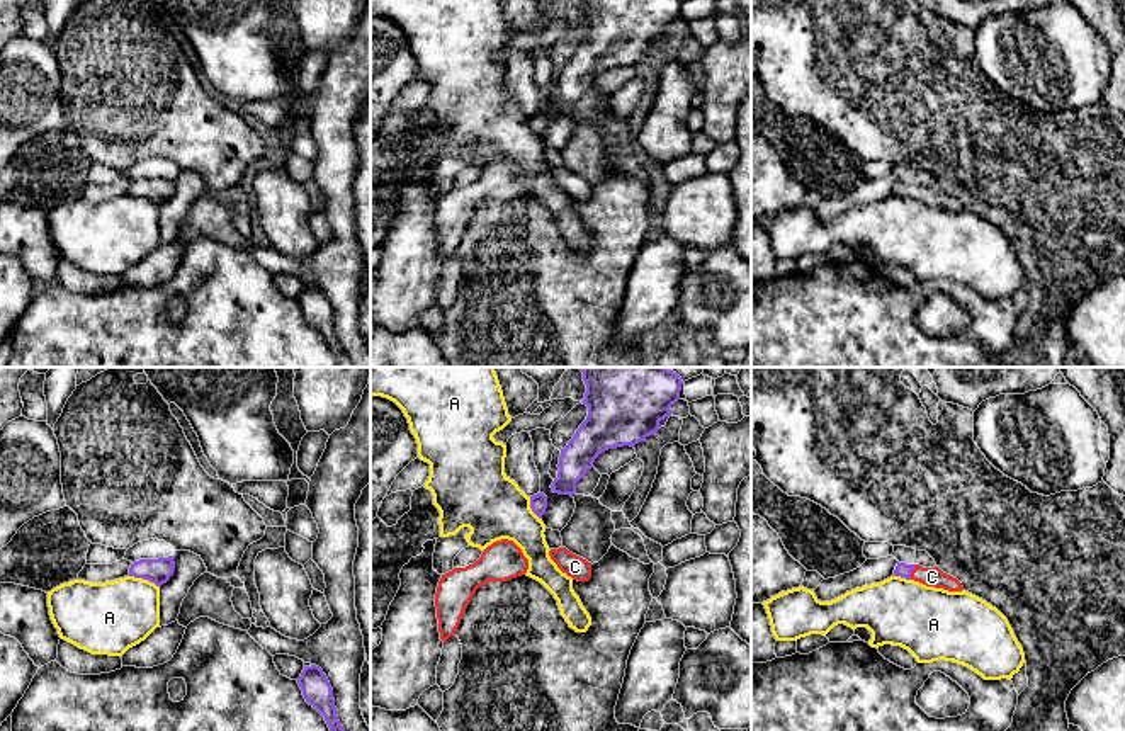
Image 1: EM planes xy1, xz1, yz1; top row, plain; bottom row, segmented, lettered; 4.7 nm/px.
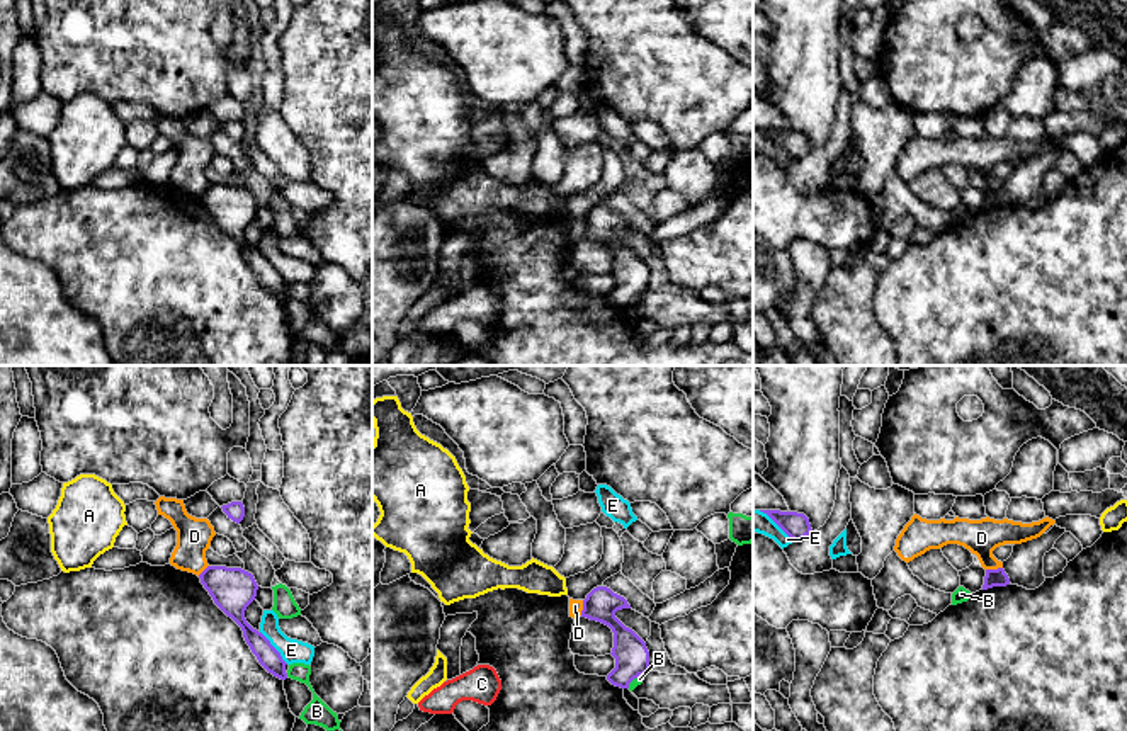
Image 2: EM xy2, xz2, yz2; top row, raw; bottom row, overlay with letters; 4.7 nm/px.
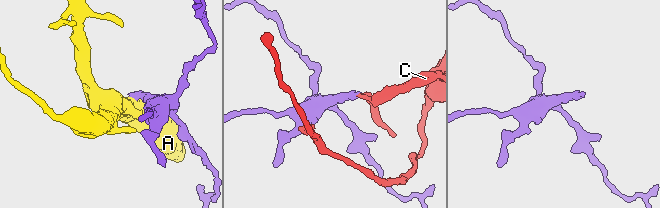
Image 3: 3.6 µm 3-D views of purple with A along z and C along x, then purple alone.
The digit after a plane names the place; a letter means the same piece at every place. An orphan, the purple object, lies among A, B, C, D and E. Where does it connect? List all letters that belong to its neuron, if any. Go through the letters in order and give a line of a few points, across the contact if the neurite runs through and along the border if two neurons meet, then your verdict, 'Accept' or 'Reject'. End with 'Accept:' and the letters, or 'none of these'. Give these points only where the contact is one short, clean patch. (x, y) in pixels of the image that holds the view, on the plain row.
A: Reject
B: Reject
C: Line: yz1 (903, 189), (911, 189), (932, 196). Accept
D: Line: yz2 (1002, 186), (986, 189). Reject
E: Reject
Accept: C

